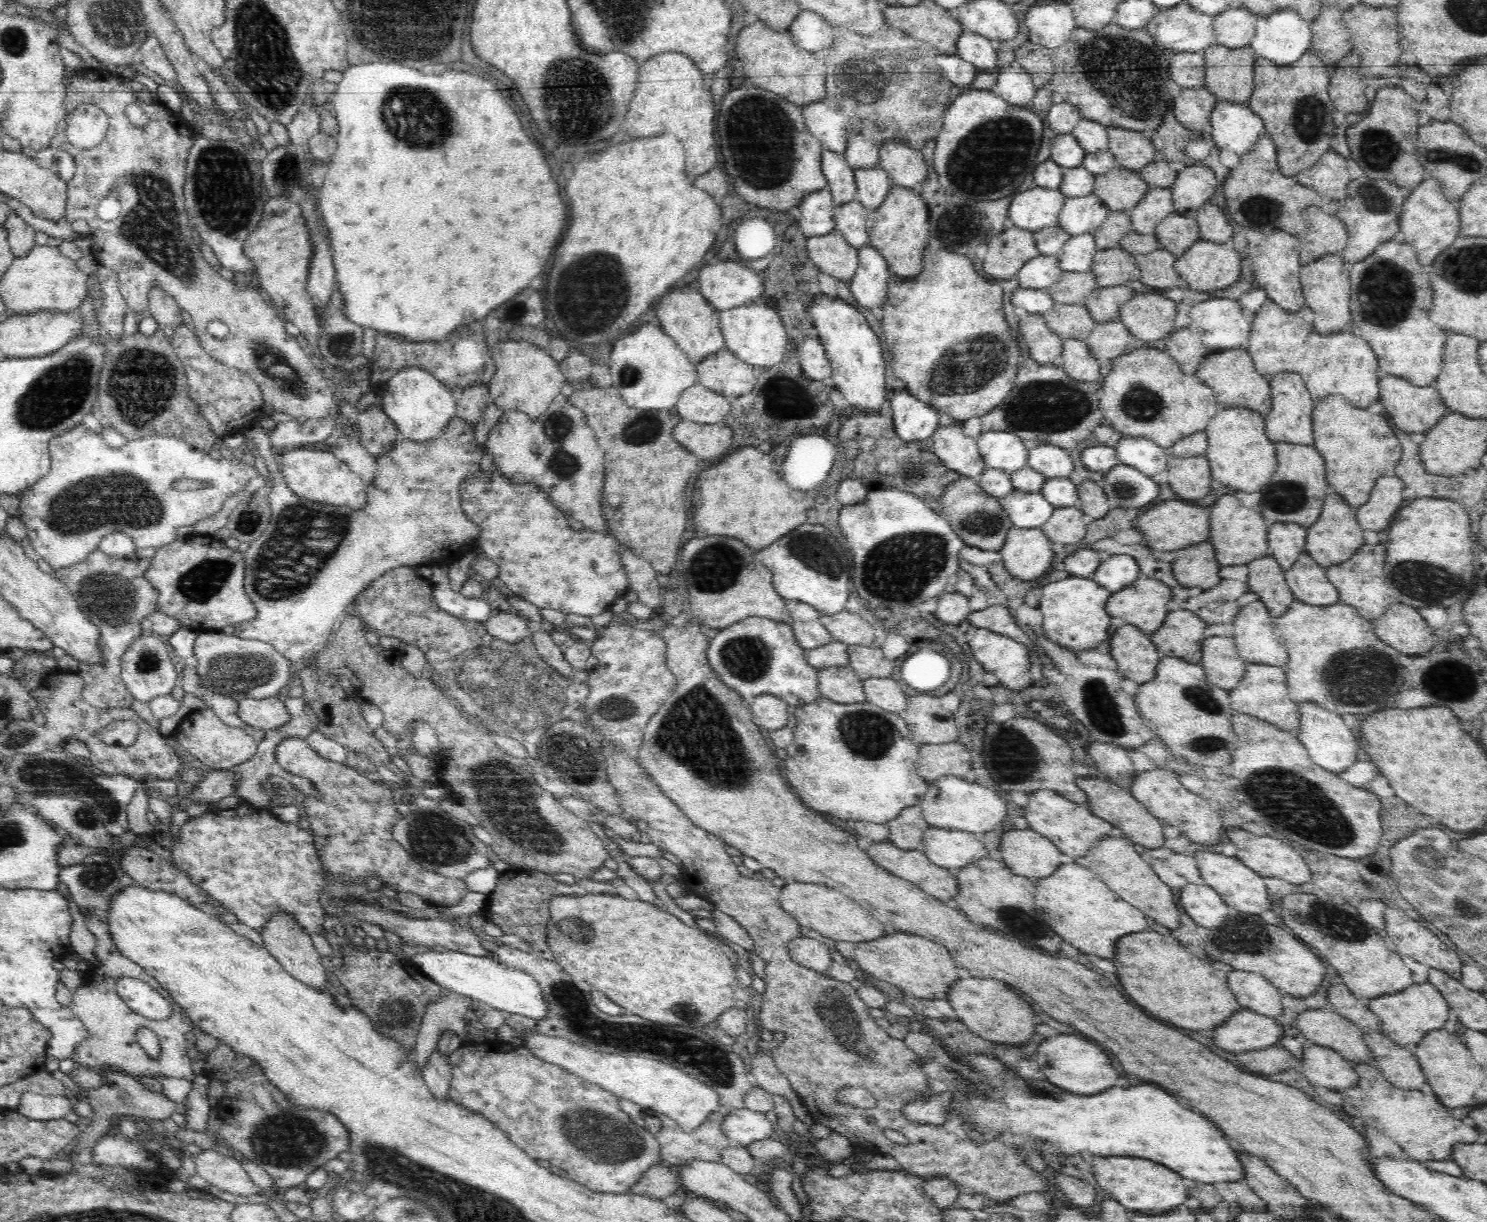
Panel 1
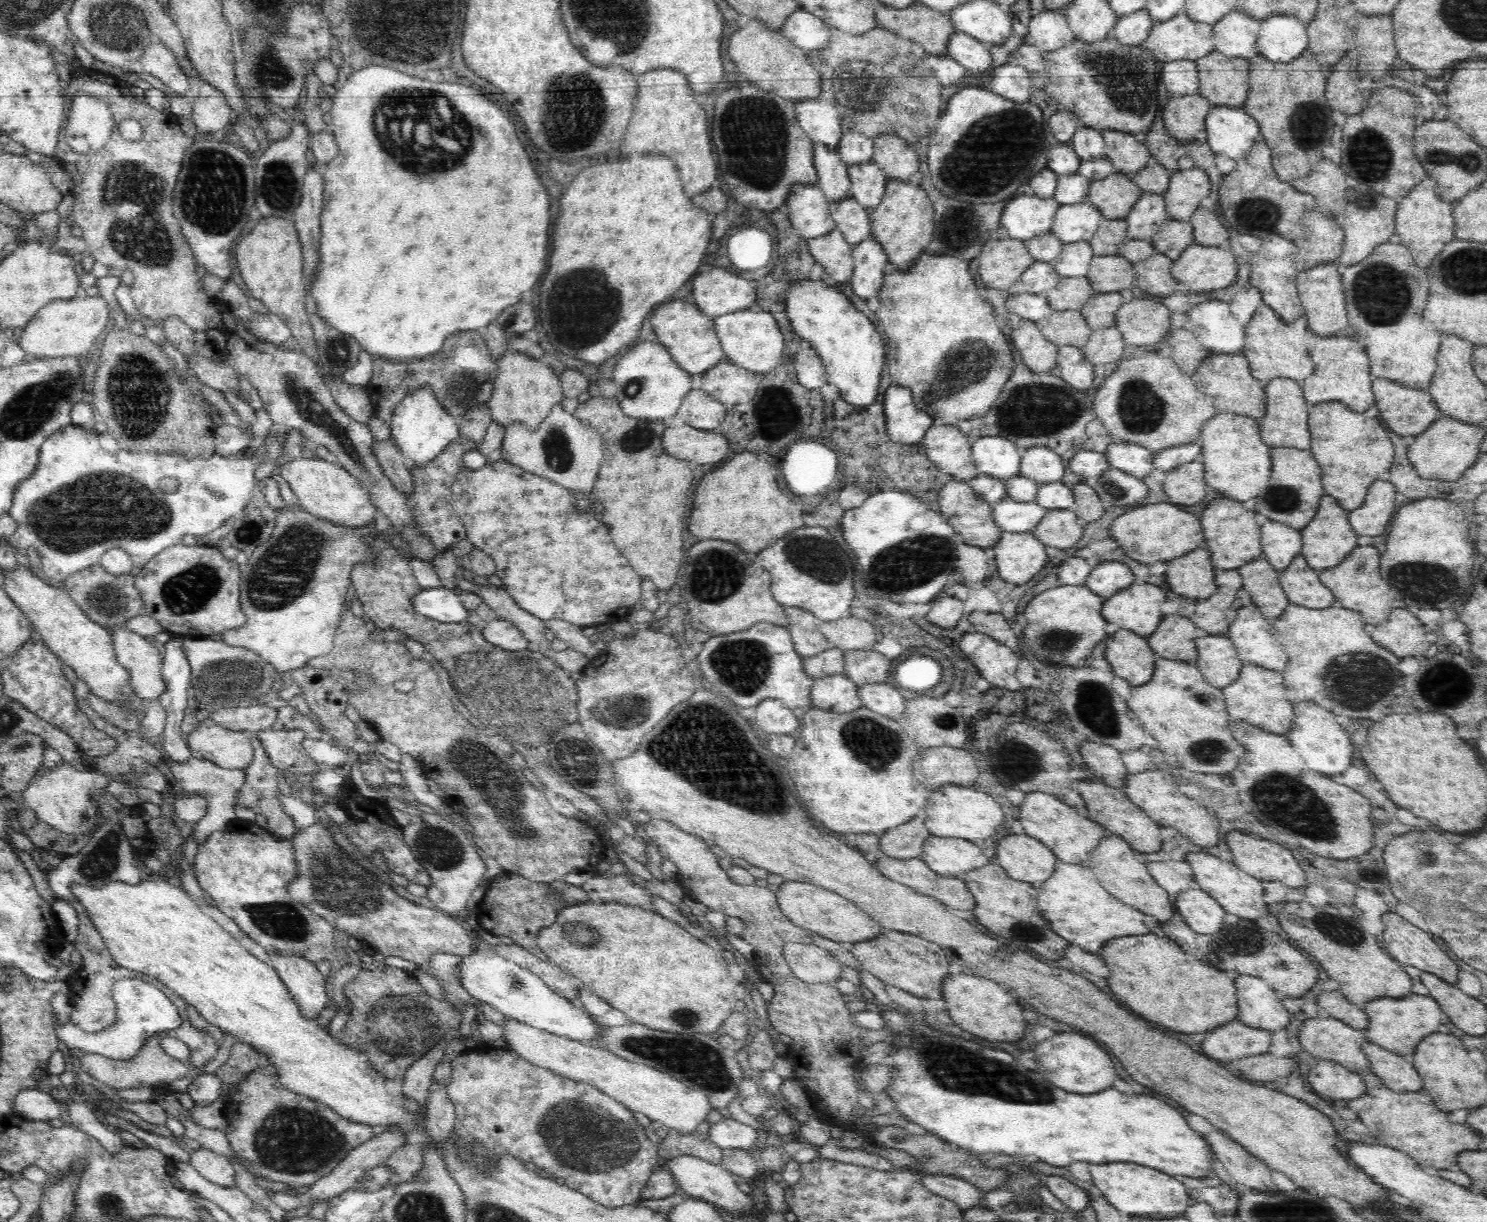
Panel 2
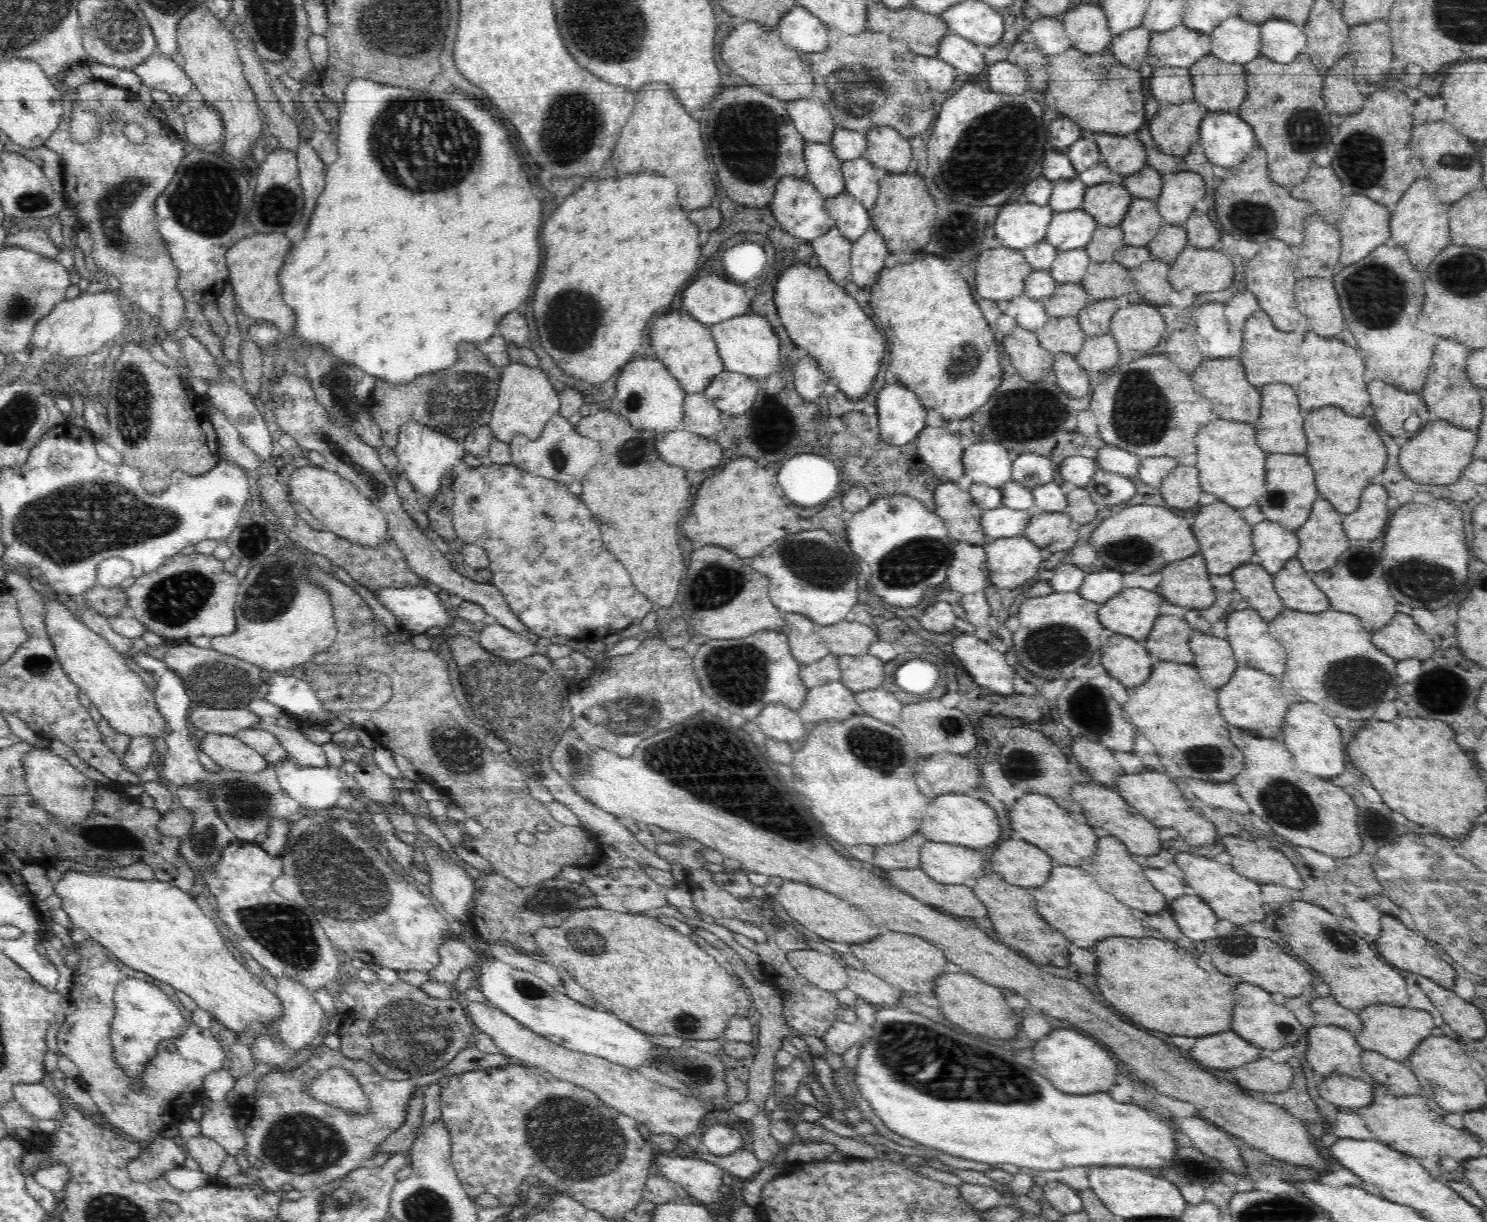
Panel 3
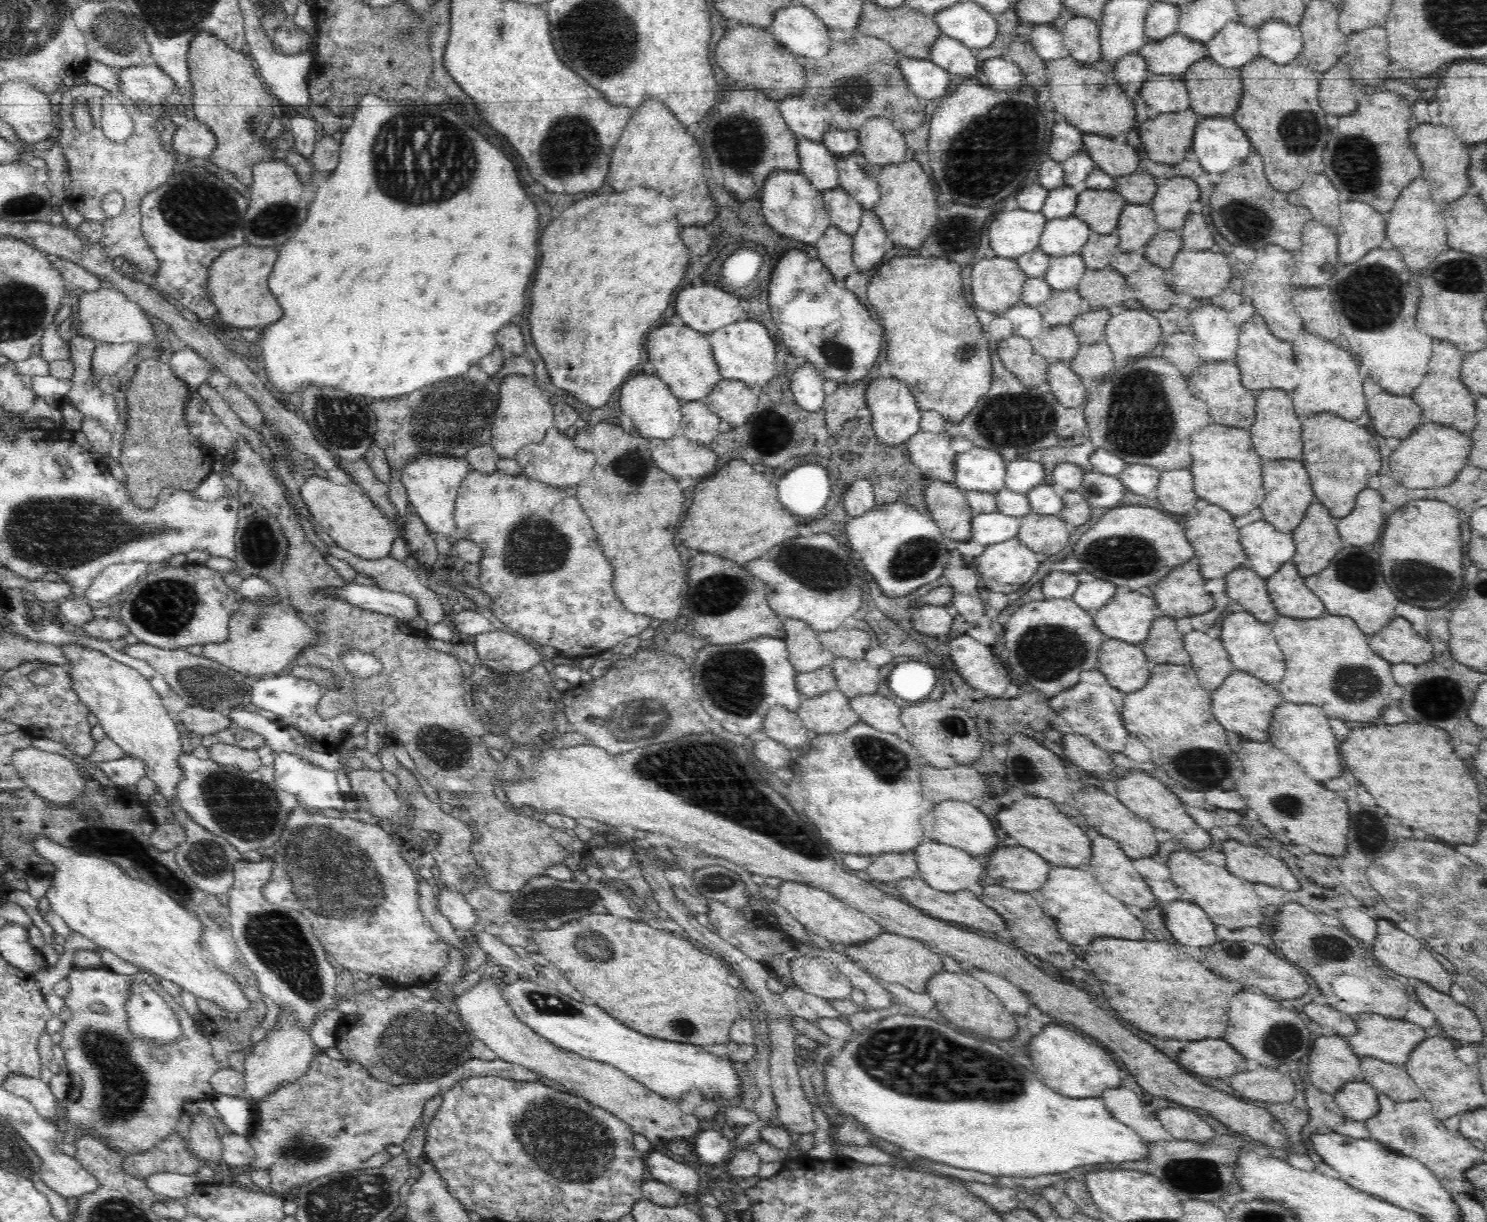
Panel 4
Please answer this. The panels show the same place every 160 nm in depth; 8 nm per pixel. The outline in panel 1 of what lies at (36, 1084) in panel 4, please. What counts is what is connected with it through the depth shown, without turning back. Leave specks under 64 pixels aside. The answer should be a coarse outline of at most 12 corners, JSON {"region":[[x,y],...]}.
{"region":[[25,1092],[16,1112],[36,1121],[64,1118],[75,1096]]}

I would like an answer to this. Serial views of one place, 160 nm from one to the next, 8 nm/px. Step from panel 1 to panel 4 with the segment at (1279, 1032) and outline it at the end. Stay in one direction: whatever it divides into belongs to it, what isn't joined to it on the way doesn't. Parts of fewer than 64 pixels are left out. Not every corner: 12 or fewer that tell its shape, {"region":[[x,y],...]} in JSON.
{"region":[[1223,1038],[1188,1044],[1178,1062],[1219,1079],[1258,1068]]}

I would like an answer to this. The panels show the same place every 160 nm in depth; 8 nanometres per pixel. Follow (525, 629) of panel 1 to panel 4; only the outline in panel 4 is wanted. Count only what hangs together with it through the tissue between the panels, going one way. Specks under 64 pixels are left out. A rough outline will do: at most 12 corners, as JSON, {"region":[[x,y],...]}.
{"region":[[502,630],[478,634],[481,664],[524,673],[544,660],[533,642]]}

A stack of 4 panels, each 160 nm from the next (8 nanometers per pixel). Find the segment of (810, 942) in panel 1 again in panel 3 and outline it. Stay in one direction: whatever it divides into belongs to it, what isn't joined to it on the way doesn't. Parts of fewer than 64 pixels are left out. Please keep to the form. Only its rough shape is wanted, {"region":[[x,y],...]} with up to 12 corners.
{"region":[[806,948],[788,952],[798,974],[833,993],[848,973],[832,955]]}

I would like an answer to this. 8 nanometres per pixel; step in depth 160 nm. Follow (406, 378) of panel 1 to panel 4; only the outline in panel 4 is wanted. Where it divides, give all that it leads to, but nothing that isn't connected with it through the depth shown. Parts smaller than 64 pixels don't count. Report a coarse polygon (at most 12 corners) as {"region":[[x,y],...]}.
{"region":[[412,457],[401,471],[409,506],[454,539],[466,458]]}

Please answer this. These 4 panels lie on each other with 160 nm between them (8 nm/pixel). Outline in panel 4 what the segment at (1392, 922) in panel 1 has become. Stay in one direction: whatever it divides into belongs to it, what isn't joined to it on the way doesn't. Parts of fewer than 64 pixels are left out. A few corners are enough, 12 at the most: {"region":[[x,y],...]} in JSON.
{"region":[[1378,919],[1378,963],[1449,994],[1452,979],[1425,943]]}

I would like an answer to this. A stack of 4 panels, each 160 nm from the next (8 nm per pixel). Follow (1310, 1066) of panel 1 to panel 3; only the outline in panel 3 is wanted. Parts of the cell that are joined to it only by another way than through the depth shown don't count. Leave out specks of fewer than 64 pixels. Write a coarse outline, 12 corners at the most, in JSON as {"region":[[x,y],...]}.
{"region":[[1346,1074],[1318,1084],[1320,1096],[1343,1110],[1370,1106],[1373,1084]]}

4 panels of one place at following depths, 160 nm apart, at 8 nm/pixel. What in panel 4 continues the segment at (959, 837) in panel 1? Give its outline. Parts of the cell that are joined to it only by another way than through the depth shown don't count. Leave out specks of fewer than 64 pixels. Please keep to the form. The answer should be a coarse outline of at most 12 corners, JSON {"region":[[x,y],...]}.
{"region":[[924,840],[919,877],[940,892],[966,890],[982,860]]}

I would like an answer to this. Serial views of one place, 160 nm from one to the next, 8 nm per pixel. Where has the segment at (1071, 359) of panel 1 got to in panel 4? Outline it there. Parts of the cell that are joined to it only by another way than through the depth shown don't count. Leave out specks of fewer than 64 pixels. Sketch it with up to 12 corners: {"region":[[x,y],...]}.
{"region":[[1051,362],[1046,381],[1064,408],[1086,401],[1088,390],[1068,362]]}

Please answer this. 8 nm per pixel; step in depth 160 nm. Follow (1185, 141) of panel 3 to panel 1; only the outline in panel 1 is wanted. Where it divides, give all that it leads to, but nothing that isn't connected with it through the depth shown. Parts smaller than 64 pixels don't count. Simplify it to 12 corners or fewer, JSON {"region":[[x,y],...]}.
{"region":[[1206,87],[1183,88],[1170,106],[1193,134],[1219,100]]}

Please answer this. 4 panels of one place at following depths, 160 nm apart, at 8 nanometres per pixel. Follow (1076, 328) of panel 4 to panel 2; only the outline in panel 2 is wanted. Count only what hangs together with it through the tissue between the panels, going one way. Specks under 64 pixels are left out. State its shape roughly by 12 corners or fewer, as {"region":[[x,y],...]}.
{"region":[[1119,292],[1094,294],[1080,310],[1093,330],[1112,327]]}

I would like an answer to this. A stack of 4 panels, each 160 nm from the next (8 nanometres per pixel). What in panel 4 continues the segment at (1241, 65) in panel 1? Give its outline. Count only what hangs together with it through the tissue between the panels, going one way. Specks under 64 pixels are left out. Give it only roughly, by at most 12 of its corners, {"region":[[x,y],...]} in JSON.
{"region":[[1208,56],[1182,77],[1189,108],[1202,118],[1238,108],[1238,67]]}

